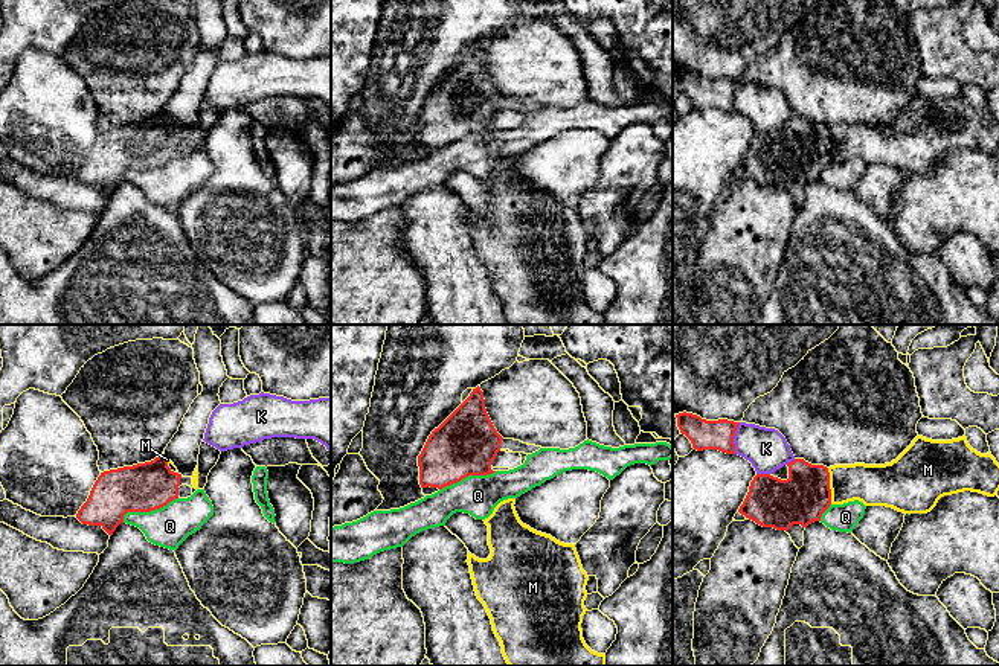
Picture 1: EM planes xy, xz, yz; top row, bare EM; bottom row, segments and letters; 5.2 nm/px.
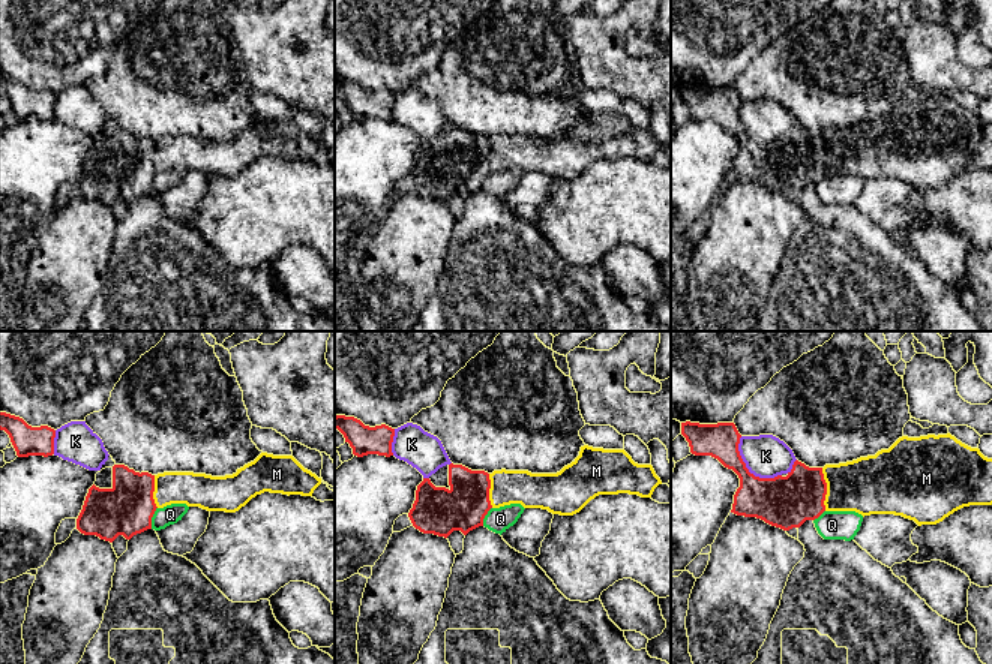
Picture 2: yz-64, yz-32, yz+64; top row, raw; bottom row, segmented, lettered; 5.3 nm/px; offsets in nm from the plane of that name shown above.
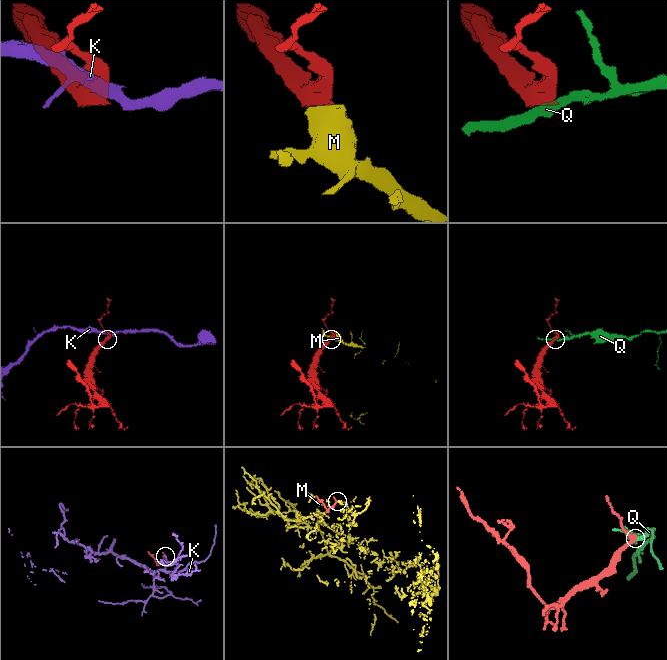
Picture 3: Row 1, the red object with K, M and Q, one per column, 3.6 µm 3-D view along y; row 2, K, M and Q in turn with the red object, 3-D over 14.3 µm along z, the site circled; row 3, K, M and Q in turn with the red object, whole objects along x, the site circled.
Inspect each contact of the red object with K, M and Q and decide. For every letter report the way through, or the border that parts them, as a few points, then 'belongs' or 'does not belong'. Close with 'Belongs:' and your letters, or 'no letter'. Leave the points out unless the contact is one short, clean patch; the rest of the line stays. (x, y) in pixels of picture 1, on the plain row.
K: does not belong
M: runs through yz (801, 157), (815, 145), (828, 145), (874, 144); belongs
Q: border along xy (177, 156), (150, 169), (128, 169), (122, 180); does not belong
Belongs: M

